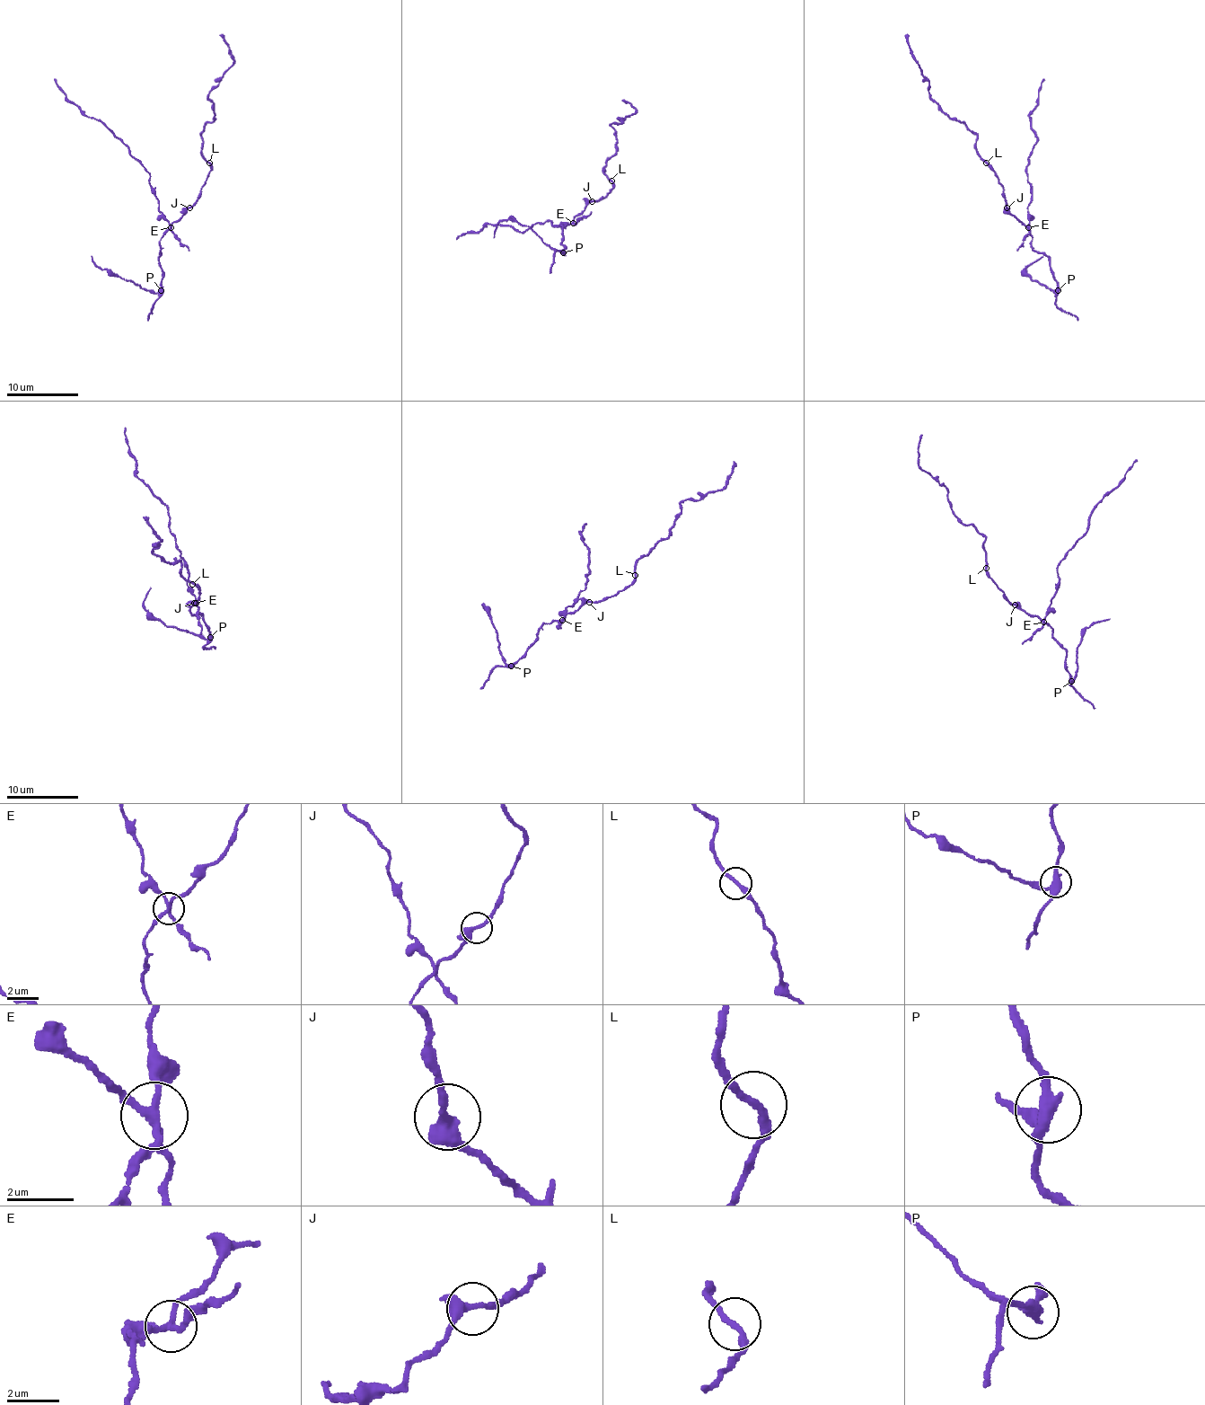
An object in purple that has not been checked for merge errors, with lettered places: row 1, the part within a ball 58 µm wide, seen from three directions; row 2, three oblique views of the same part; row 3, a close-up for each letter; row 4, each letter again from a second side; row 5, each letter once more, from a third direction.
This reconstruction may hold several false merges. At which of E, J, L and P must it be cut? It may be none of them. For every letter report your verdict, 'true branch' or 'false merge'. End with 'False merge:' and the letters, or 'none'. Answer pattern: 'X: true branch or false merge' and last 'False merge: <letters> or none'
E: false merge
J: true branch
L: true branch
P: false merge
False merge: E, P

